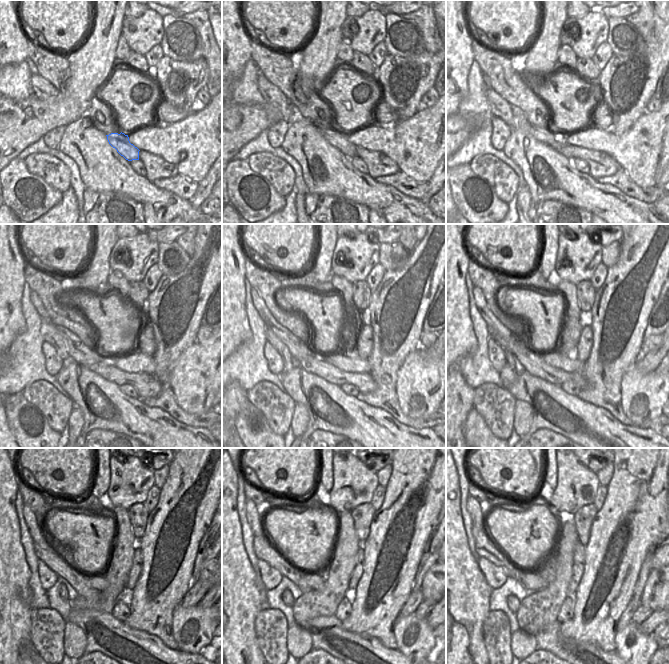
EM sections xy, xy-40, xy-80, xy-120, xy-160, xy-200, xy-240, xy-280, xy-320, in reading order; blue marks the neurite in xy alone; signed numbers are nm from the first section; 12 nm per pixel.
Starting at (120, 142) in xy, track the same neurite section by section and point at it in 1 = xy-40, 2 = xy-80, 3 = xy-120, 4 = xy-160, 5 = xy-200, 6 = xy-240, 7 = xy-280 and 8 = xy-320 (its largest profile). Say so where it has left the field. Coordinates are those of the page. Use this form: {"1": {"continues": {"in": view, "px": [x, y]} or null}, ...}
{"1": {"continues": {"in": "xy-40", "px": [339, 140]}}, "2": {"continues": {"in": "xy-80", "px": [555, 138]}}, "3": {"continues": {"in": "xy-120", "px": [82, 354]}}, "4": {"continues": {"in": "xy-160", "px": [299, 349]}}, "5": {"continues": {"in": "xy-200", "px": [494, 326]}}, "6": {"continues": {"in": "xy-240", "px": [30, 519]}}, "7": {"continues": {"in": "xy-280", "px": [253, 518]}}, "8": {"continues": {"in": "xy-320", "px": [473, 507]}}}

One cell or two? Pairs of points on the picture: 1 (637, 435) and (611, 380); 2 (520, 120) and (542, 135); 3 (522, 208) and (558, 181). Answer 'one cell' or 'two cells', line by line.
1: two cells
2: one cell
3: two cells

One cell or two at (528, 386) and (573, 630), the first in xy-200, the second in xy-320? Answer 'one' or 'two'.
two

